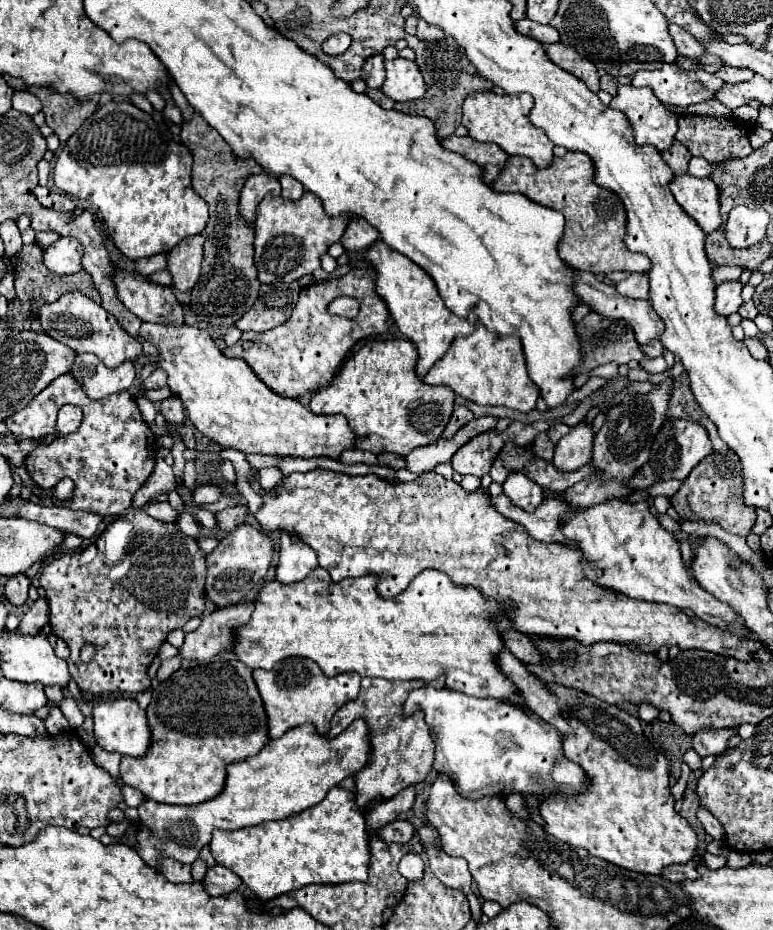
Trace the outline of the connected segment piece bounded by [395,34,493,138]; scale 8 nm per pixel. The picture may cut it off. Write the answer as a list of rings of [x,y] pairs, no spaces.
[[[407,34],[405,40],[409,44],[409,48],[415,50],[415,54],[417,54],[415,62],[417,62],[423,78],[425,78],[427,92],[419,100],[397,102],[395,110],[403,112],[403,114],[415,114],[415,116],[429,118],[435,124],[437,138],[447,138],[461,124],[461,106],[463,106],[463,100],[467,98],[467,94],[471,94],[475,90],[491,90],[493,84],[487,82],[485,78],[479,78],[475,66],[471,66],[471,62],[463,54],[463,48],[453,38],[445,36],[441,42],[431,44],[431,42],[419,40],[417,36]]]

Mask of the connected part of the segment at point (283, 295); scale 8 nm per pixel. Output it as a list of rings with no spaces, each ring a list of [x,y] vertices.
[[[299,282],[291,284],[263,284],[255,304],[235,322],[241,332],[267,332],[289,320],[299,298]]]

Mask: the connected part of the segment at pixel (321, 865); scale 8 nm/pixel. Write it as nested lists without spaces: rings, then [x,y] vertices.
[[[335,786],[329,790],[325,800],[311,810],[297,814],[295,818],[287,818],[283,822],[267,822],[251,828],[239,828],[235,832],[215,830],[209,850],[217,864],[231,868],[243,884],[255,892],[261,902],[273,900],[275,896],[299,890],[309,884],[339,884],[353,880],[367,880],[369,868],[369,838],[365,830],[365,814],[355,806],[355,792]]]

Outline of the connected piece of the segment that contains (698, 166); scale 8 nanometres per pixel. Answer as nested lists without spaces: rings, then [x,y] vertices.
[[[692,157],[688,165],[688,173],[695,177],[708,177],[713,171],[713,165],[701,157]]]

